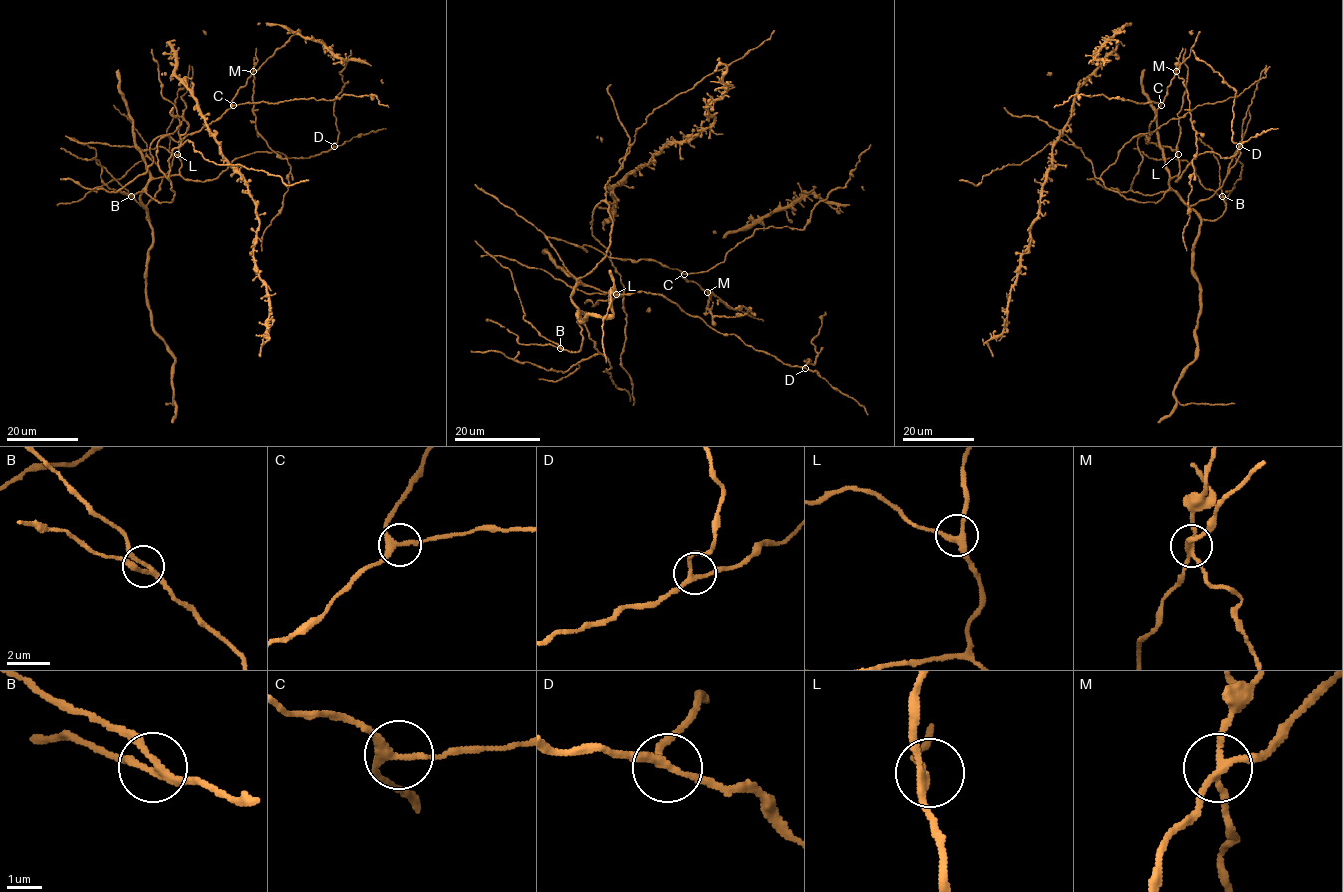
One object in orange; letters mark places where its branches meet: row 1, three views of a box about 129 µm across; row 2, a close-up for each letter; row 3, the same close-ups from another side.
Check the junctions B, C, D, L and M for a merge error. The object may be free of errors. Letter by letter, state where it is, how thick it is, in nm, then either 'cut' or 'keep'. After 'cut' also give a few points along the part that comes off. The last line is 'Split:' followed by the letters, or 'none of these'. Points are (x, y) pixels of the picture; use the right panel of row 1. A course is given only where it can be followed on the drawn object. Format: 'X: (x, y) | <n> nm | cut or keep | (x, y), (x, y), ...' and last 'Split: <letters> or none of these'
B: (1222, 196) | 180 nm | keep
C: (1161, 105) | 200 nm | keep
D: (1239, 146) | 200 nm | keep
L: (1178, 154) | 240 nm | keep
M: (1176, 71) | 200 nm | cut | (1176, 71), (1184, 80), (1196, 132), (1190, 217), (1182, 233), (1187, 250)
Split: M

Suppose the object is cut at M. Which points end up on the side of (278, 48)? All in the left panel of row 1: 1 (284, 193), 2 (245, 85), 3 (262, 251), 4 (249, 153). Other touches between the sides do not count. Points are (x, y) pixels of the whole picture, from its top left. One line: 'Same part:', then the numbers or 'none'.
Same part: 2, 4

